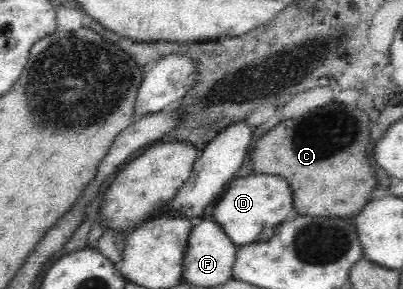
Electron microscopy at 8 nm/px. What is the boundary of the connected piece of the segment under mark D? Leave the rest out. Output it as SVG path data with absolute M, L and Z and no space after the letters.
M257 174L239 178L228 184L227 190L208 210L208 214L227 233L227 237L238 248L256 242L256 236L264 228L280 225L287 215L294 210L293 192L290 185L281 176Z

